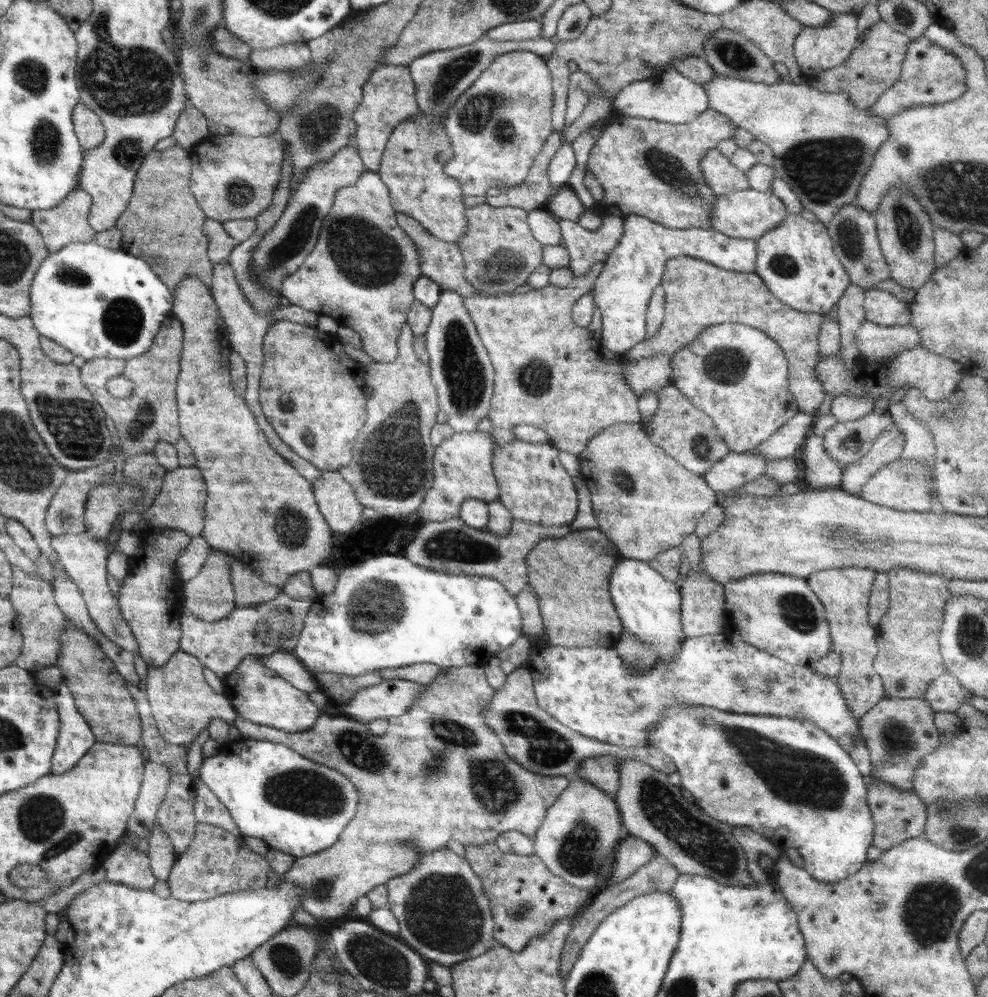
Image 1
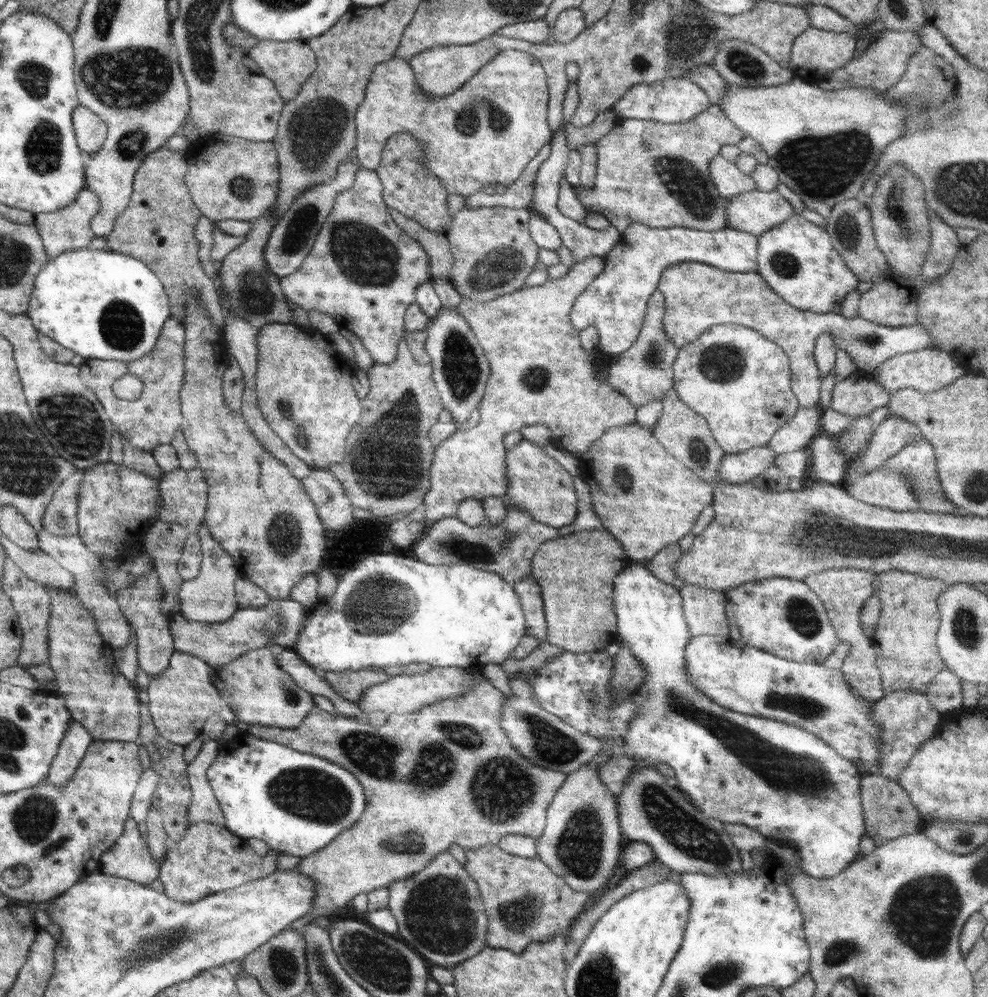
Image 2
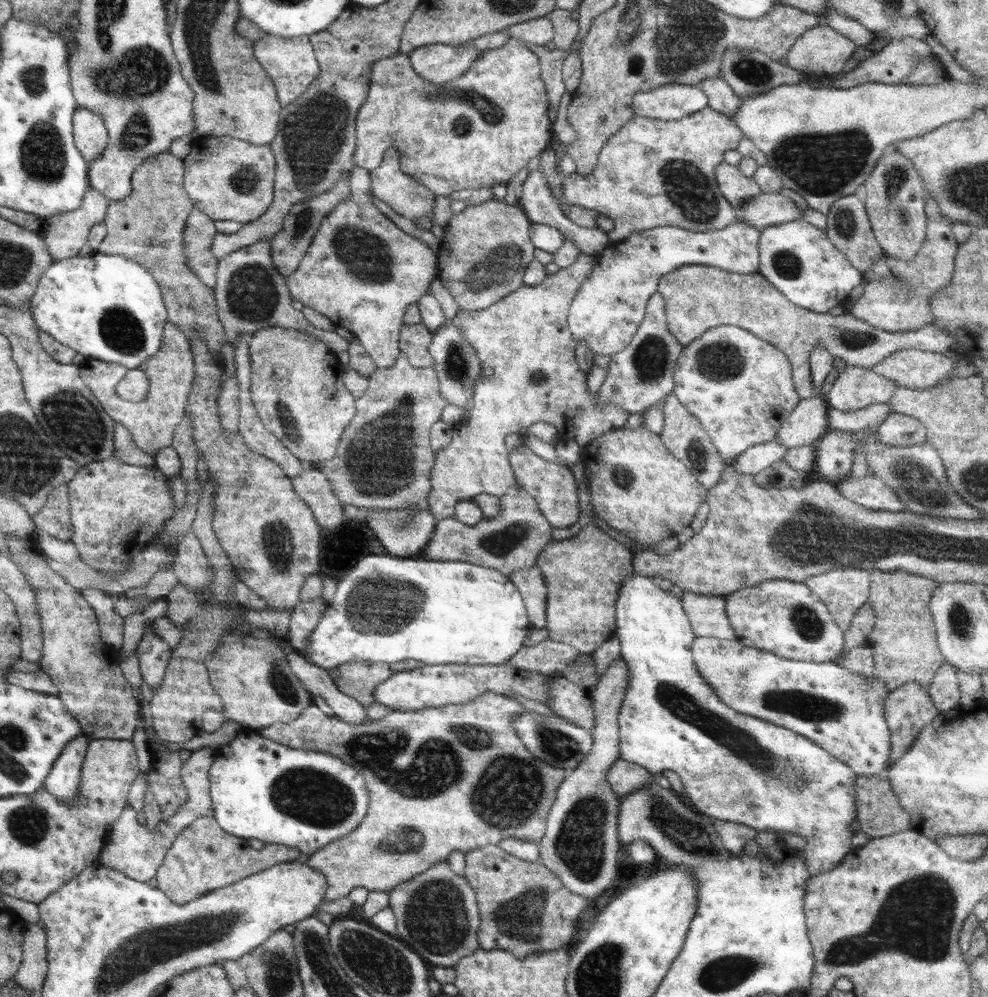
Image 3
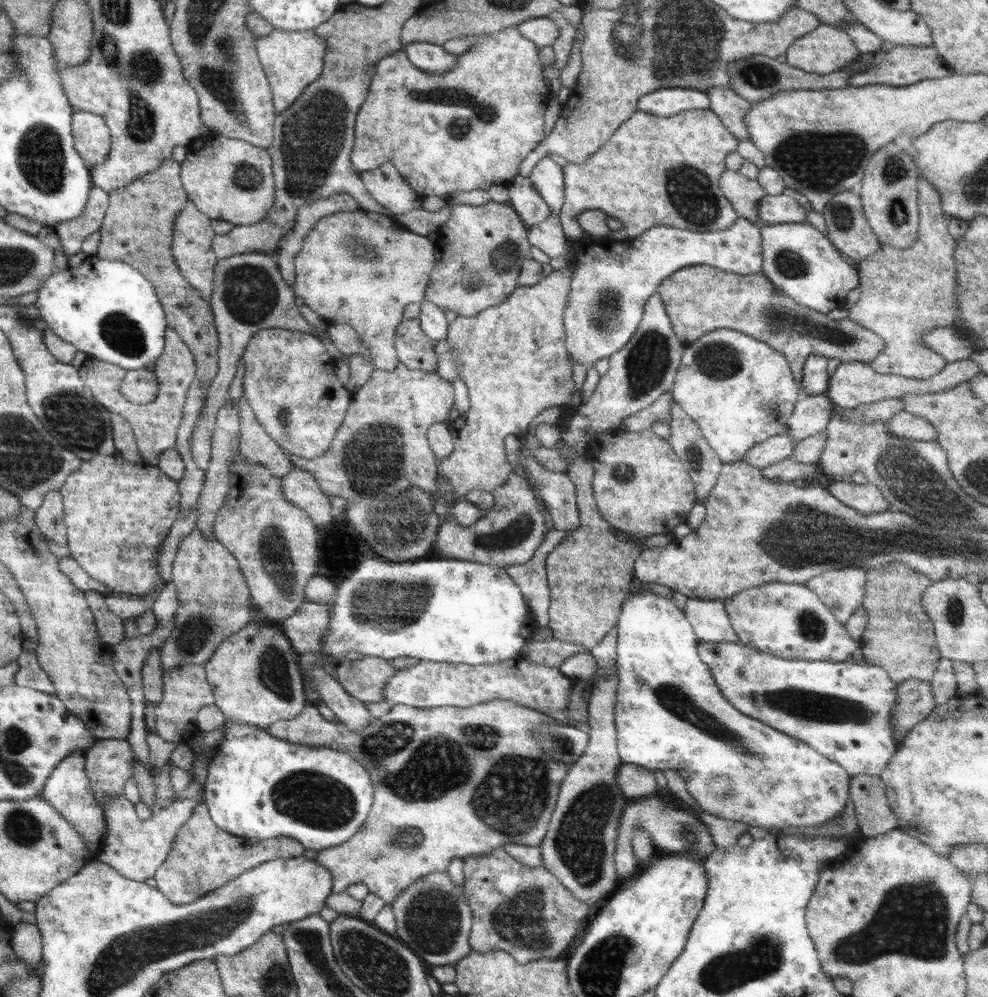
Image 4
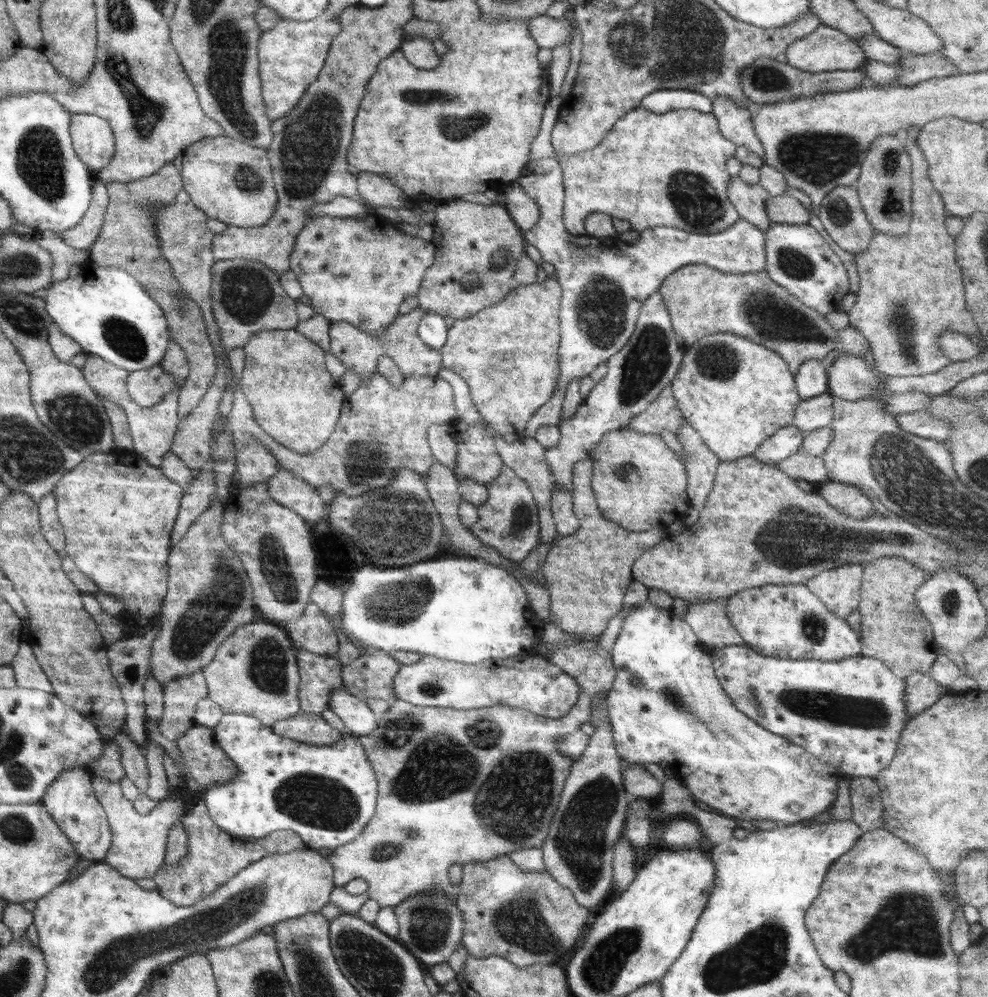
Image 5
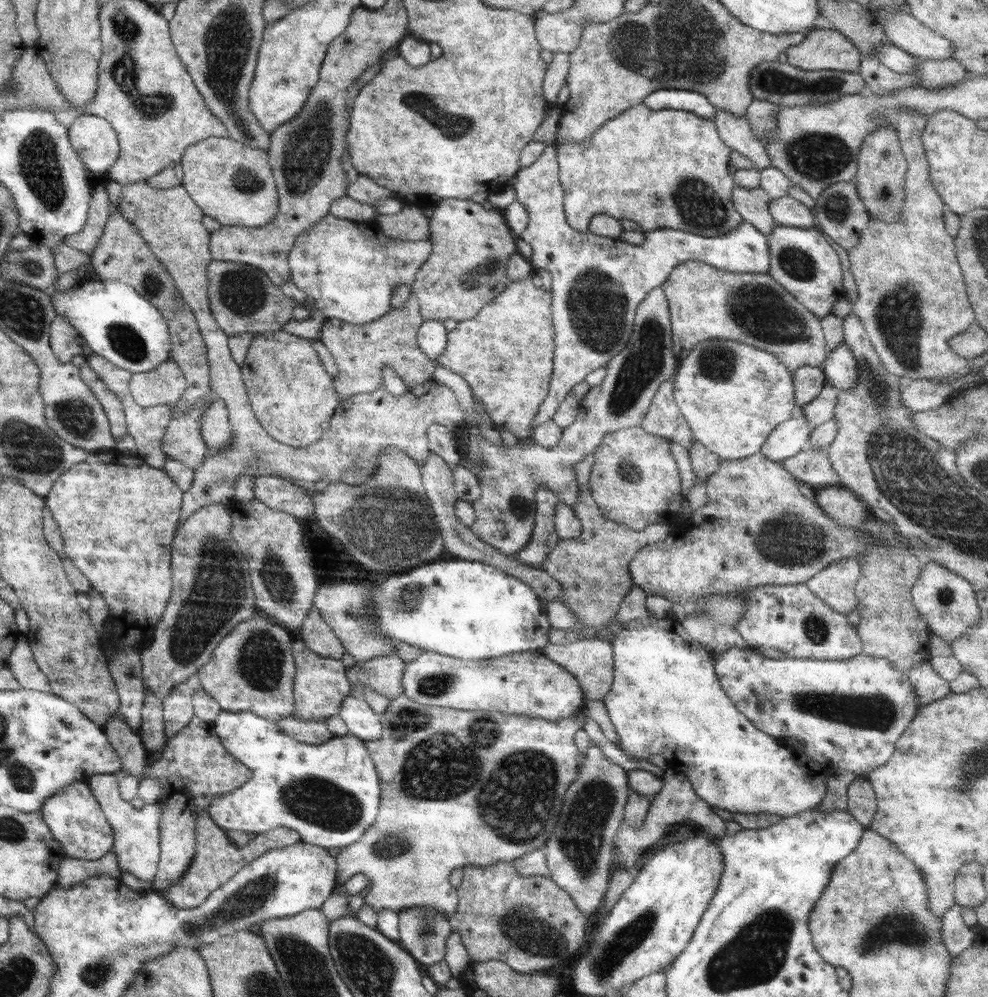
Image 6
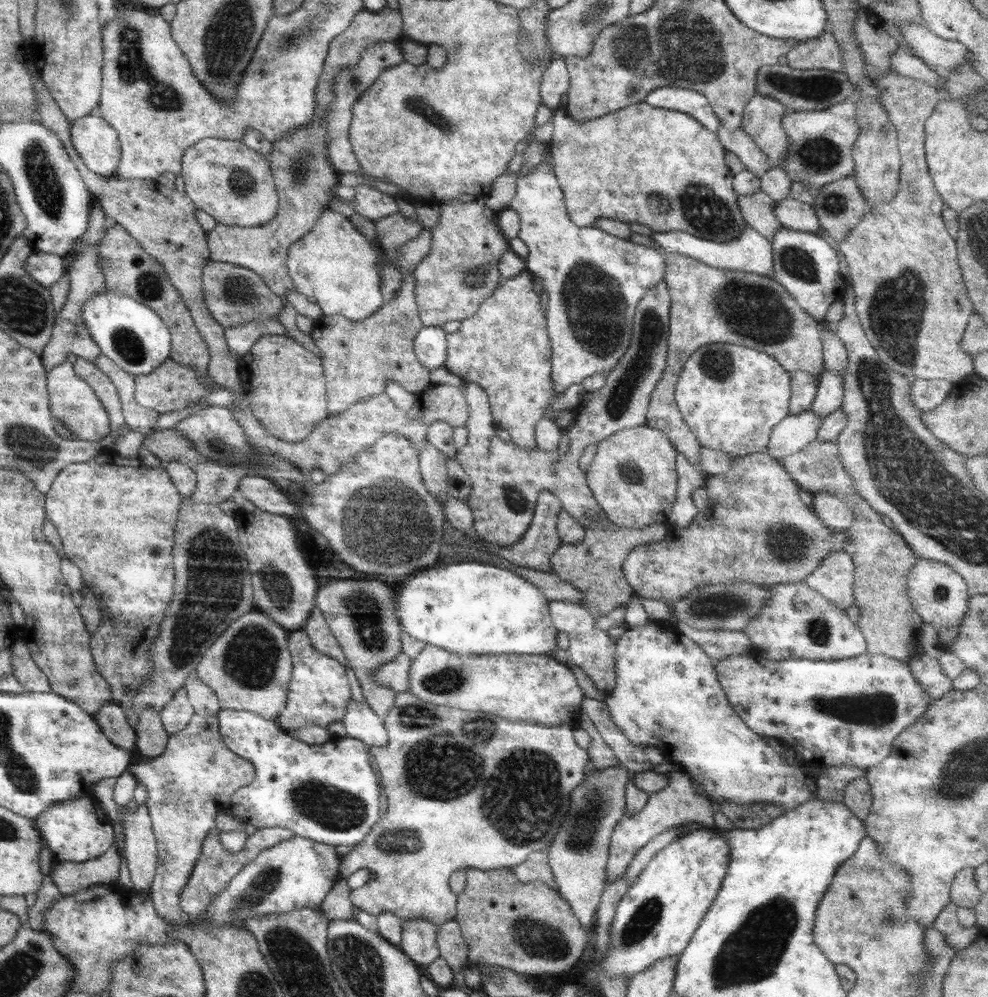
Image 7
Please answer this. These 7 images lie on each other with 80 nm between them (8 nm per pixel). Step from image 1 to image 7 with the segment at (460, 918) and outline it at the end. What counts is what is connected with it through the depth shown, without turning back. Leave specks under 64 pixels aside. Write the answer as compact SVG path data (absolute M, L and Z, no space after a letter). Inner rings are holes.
M424 919L401 921L402 940L398 945L417 965L428 966L440 954L437 934L439 926Z

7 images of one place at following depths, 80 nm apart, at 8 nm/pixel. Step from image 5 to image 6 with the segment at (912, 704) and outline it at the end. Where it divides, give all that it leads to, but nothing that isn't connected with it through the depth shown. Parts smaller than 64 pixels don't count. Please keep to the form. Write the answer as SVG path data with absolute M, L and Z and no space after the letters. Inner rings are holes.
M929 661L912 667L908 674L910 684L913 686L913 691L917 694L920 706L934 702L939 698L944 698L952 691L949 682L940 678L934 672Z

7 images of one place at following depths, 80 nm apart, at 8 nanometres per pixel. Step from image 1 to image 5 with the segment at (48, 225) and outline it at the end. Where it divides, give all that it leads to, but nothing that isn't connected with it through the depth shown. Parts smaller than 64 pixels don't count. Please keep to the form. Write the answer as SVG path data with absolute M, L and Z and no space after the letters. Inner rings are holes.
M95 180L88 210L76 227L61 232L62 240L72 248L90 251L98 238L108 205L107 188Z

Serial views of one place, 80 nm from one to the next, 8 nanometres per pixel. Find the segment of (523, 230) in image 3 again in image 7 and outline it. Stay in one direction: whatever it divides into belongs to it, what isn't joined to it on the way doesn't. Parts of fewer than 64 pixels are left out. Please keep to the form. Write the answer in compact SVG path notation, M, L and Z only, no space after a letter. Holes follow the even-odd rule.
M483 198L471 202L448 201L440 204L440 220L430 229L431 252L413 270L415 282L415 299L420 320L424 327L444 326L450 320L463 321L476 314L479 306L498 288L500 257L509 251L508 240L502 234L496 218L487 218L482 211L485 206Z

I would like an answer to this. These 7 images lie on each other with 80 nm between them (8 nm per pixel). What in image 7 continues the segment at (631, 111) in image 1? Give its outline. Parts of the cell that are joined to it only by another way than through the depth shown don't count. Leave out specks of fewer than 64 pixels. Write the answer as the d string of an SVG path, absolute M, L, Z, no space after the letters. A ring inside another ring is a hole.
M661 86L648 93L644 102L650 106L677 110L692 116L710 134L718 134L719 122L708 99L695 90L676 86Z

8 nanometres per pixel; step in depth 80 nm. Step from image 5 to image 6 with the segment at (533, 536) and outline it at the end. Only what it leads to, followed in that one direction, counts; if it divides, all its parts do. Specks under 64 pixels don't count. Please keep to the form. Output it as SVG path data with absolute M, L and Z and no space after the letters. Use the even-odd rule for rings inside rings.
M658 286L653 288L638 305L633 334L629 341L620 354L616 354L608 361L603 383L600 386L590 388L588 394L579 401L578 414L574 422L562 429L561 439L555 447L547 449L535 442L527 446L519 446L518 444L512 447L497 446L497 444L490 444L483 437L477 424L465 427L471 436L469 444L466 445L466 453L464 453L467 458L464 460L470 461L471 465L479 466L479 472L476 476L481 488L481 497L473 502L475 521L472 531L480 540L497 548L502 554L516 559L517 554L530 542L534 530L535 494L538 490L550 490L559 498L560 502L566 503L572 508L576 505L575 502L578 502L579 495L574 470L576 464L587 454L593 454L606 435L620 429L642 425L644 415L650 408L652 399L658 393L660 385L675 374L679 362L674 356L672 335L668 301L663 288Z

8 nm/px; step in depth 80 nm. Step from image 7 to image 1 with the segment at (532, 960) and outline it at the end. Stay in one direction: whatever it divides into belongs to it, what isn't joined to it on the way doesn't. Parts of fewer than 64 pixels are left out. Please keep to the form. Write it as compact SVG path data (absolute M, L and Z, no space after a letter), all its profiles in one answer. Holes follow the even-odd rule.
M494 842L481 845L464 845L464 857L471 870L480 878L483 891L490 901L495 922L496 944L504 945L514 952L521 951L534 936L547 930L564 917L580 914L588 905L590 892L579 889L555 876L537 856L523 856L500 850Z

